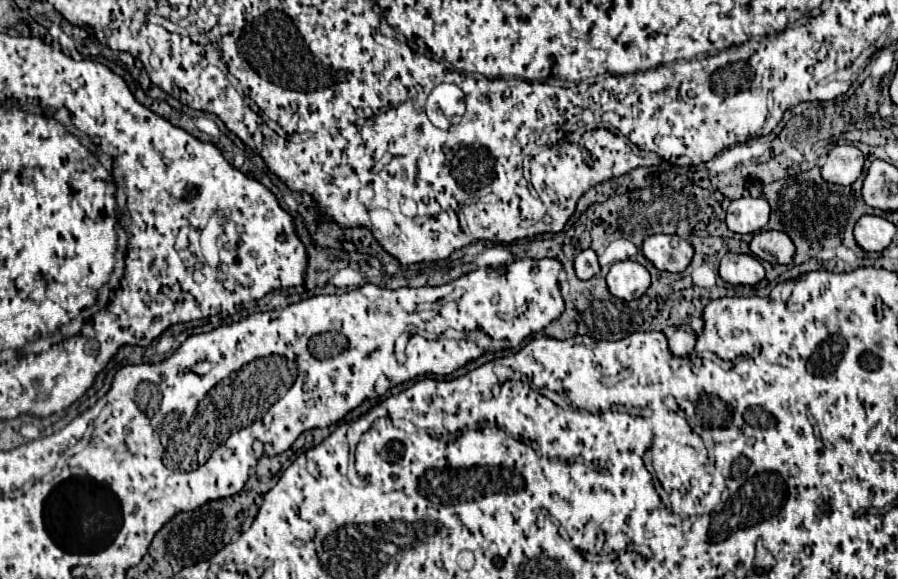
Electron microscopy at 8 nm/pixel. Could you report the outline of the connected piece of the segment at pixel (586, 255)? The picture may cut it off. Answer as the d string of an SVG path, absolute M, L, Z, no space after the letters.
M583 250L575 258L575 272L579 280L589 280L599 272L599 262L597 254L593 250Z

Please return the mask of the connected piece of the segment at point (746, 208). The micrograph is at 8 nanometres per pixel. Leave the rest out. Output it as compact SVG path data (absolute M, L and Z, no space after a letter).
M739 198L733 200L727 210L727 226L737 234L753 234L767 226L769 204L763 198Z

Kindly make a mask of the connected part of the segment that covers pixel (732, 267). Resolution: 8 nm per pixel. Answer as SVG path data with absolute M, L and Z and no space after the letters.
M725 254L721 260L721 266L719 266L719 276L733 286L737 286L737 284L755 286L765 278L765 268L753 256Z

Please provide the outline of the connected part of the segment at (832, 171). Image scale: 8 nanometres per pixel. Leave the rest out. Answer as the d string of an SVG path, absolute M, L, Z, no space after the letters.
M833 146L833 150L827 154L825 164L821 166L823 180L831 184L849 186L853 184L861 170L863 170L863 154L855 146Z

